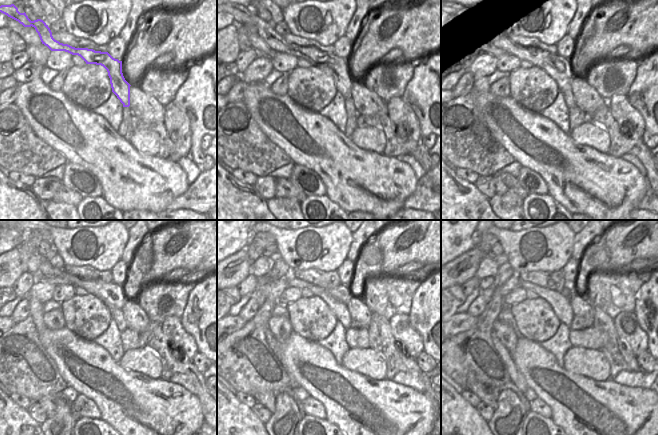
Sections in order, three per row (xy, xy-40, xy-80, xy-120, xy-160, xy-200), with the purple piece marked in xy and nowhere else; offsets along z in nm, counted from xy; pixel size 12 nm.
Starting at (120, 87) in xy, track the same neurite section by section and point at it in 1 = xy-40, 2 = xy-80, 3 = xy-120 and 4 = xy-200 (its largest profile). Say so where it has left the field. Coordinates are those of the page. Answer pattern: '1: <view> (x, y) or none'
1: xy-40 (337, 67)
2: xy-80 (558, 68)
3: xy-120 (111, 294)
4: xy-200 (568, 291)

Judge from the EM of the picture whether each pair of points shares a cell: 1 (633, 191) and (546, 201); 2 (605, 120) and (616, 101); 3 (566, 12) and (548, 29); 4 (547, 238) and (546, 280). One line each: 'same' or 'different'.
1: different
2: different
3: same
4: different

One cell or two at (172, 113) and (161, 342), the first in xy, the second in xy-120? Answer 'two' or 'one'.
two

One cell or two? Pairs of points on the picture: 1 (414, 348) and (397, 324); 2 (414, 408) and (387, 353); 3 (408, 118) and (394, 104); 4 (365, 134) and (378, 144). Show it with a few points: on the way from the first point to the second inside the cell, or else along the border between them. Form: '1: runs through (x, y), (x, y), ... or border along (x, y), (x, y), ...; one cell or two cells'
1: runs through (413, 342), (402, 330); one cell
2: border along (386, 378), (391, 380); two cells
3: runs through (405, 115), (397, 107); one cell
4: runs through (368, 137), (375, 141); one cell

